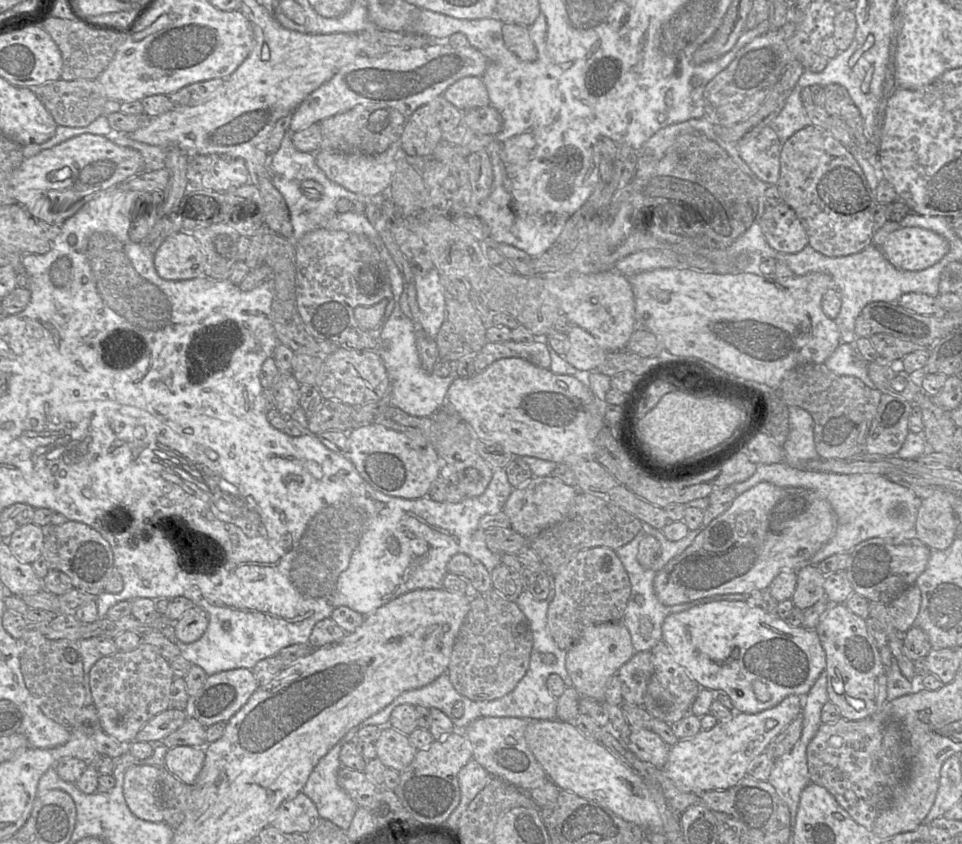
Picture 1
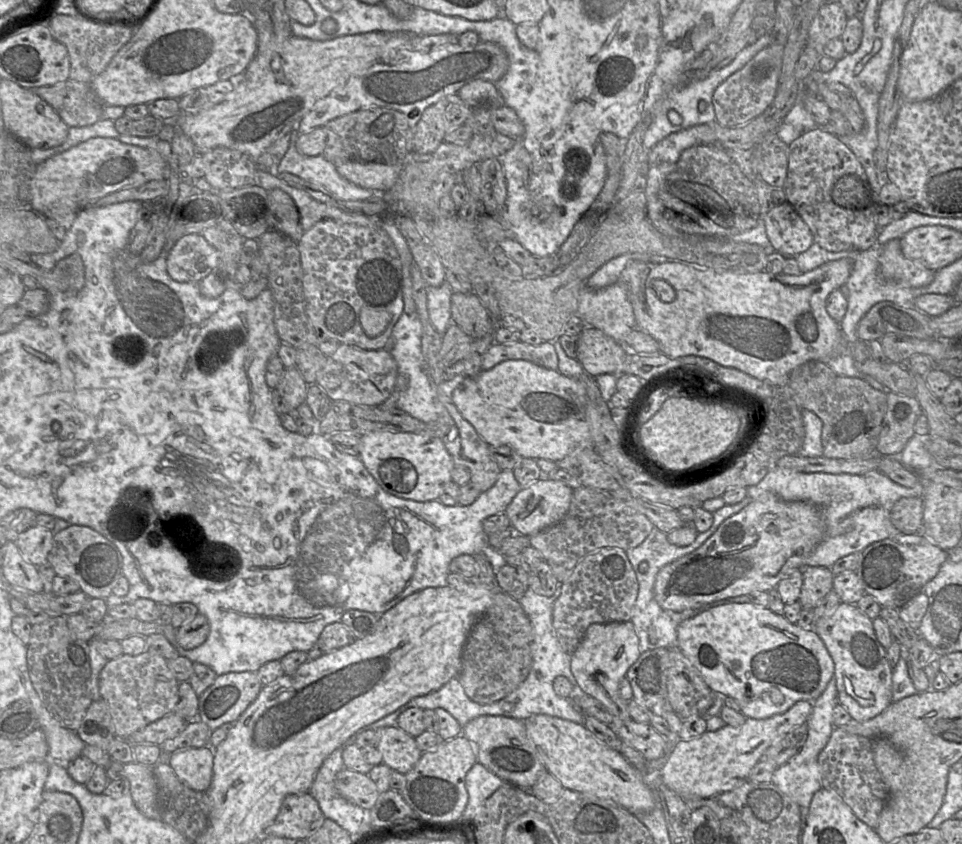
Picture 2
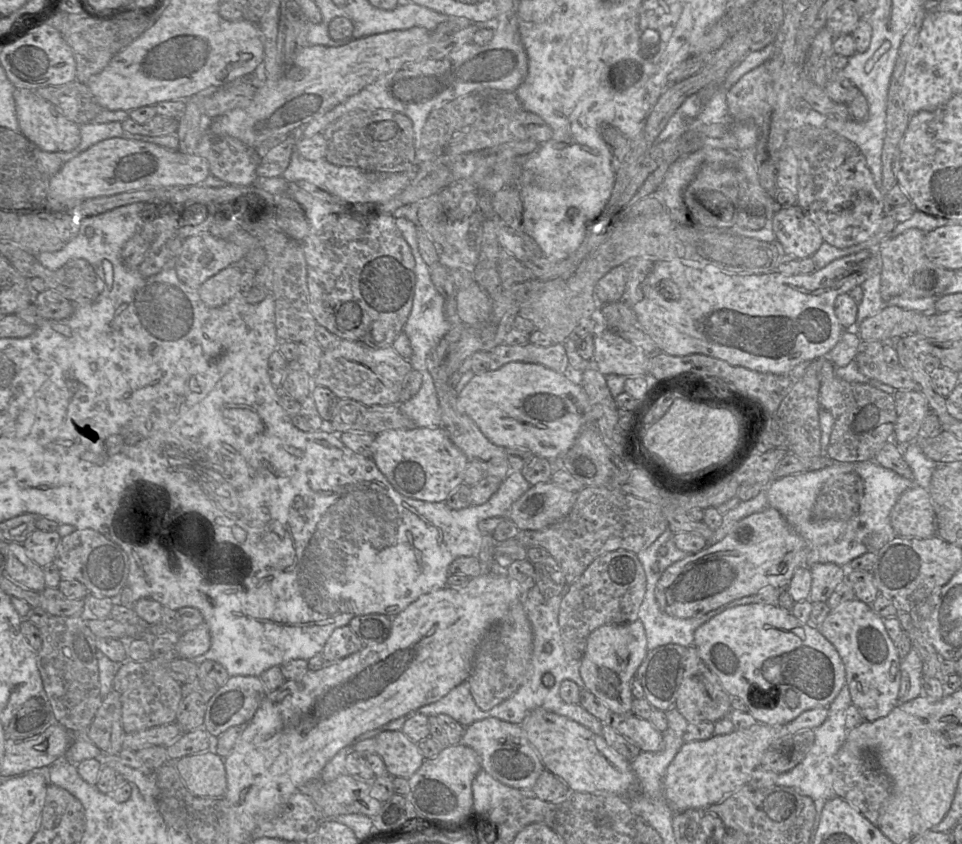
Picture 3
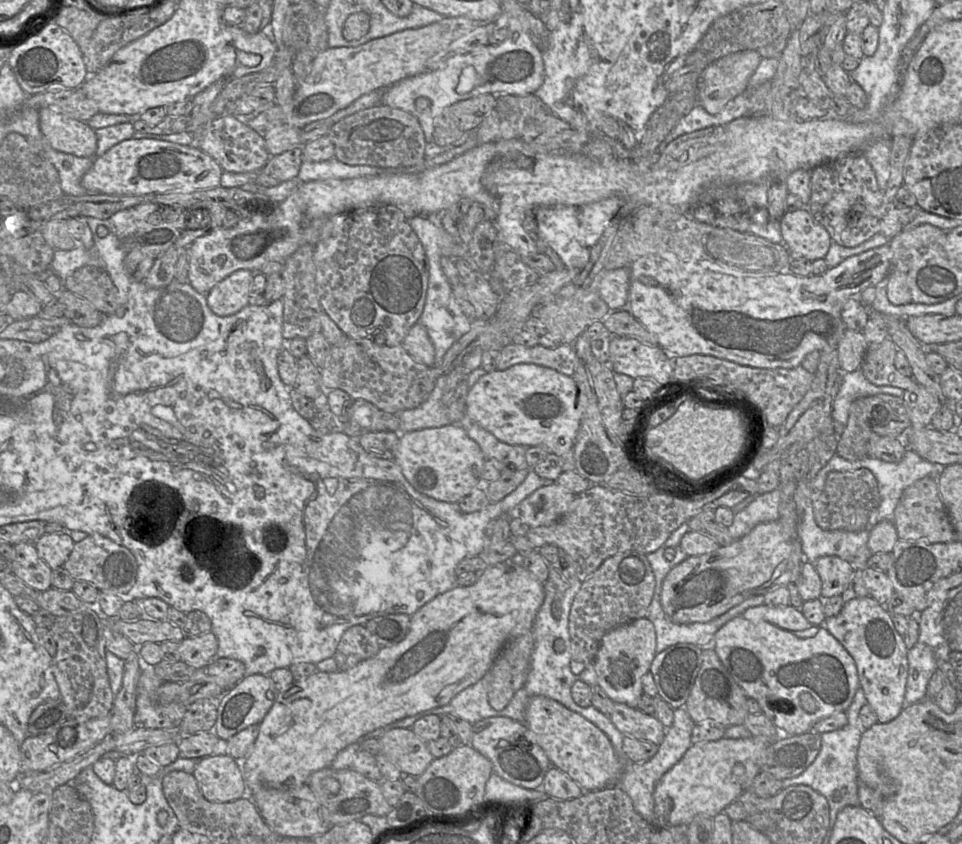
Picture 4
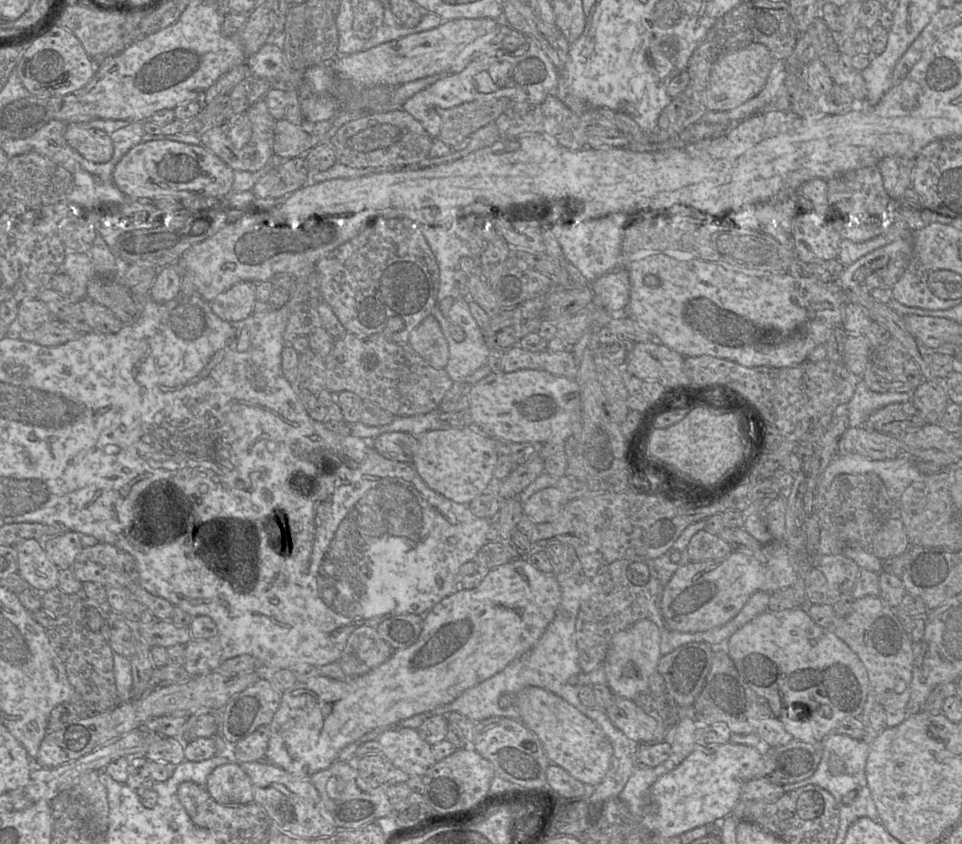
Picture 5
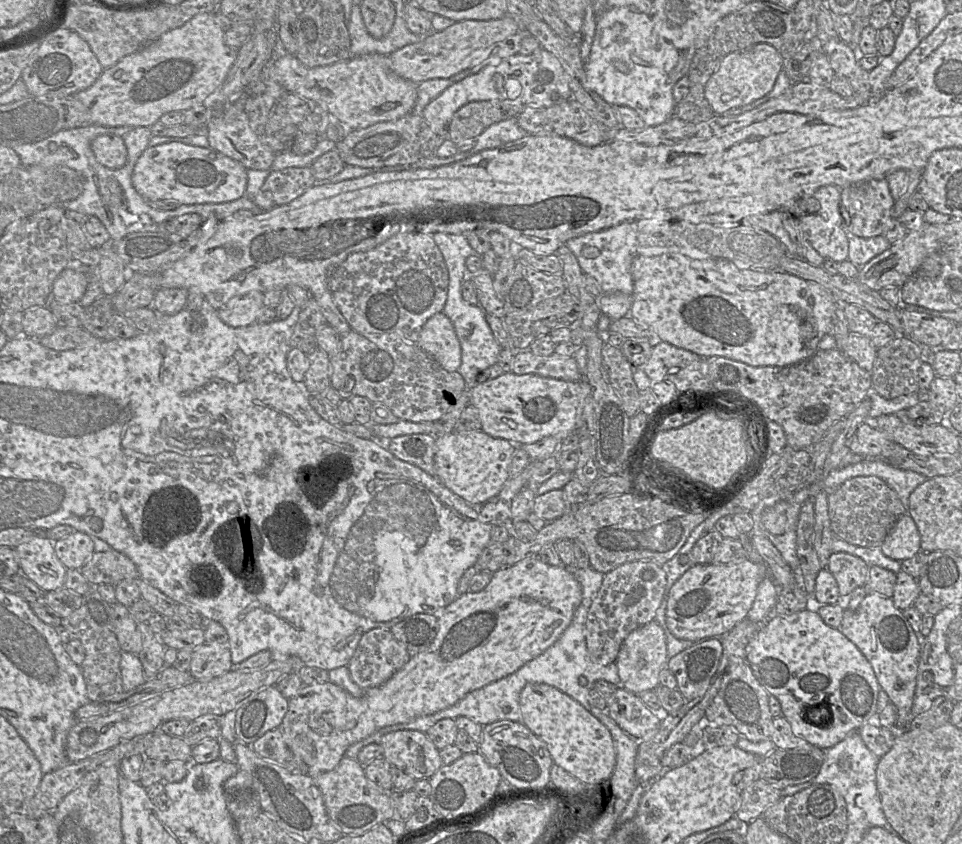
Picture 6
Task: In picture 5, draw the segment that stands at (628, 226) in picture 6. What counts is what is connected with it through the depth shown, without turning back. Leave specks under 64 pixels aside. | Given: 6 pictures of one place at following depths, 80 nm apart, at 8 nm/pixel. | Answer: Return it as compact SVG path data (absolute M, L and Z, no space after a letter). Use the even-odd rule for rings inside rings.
M613 213L583 222L556 224L551 230L567 261L592 284L606 273L625 267L621 261L621 249L624 229L630 218L631 216L624 213Z

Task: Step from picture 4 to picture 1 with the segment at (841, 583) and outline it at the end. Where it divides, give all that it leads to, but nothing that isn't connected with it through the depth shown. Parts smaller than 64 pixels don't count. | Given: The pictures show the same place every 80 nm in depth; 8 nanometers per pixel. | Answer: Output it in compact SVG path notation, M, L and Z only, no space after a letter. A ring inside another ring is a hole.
M812 564L802 566L796 573L797 584L791 600L796 608L805 610L825 597L825 575Z

